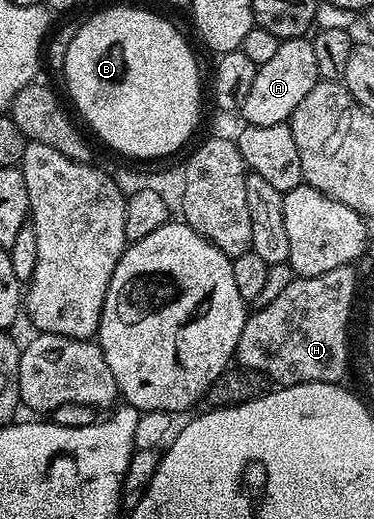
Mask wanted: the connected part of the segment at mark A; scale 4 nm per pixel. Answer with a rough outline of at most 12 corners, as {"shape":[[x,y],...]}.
{"shape":[[308,37],[281,41],[257,67],[239,114],[288,123],[320,79]]}

